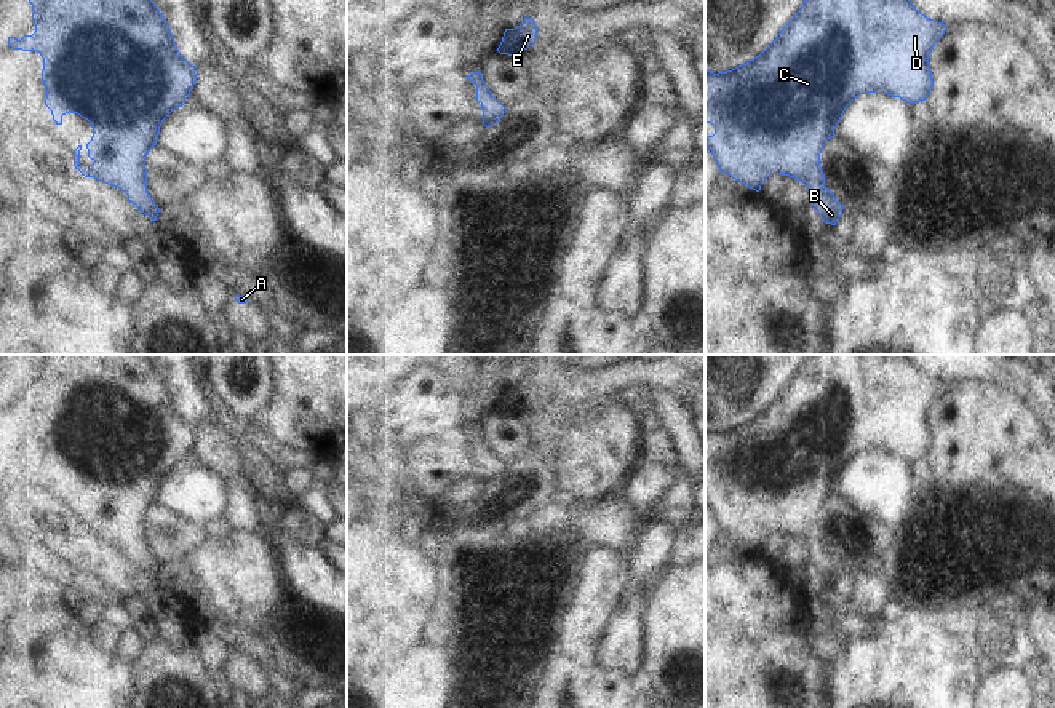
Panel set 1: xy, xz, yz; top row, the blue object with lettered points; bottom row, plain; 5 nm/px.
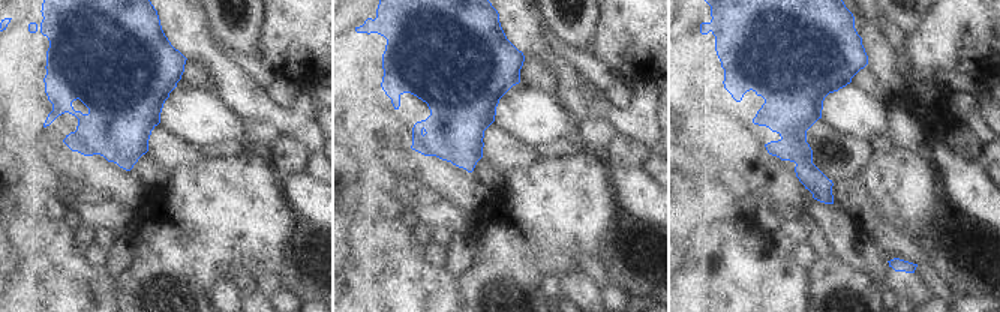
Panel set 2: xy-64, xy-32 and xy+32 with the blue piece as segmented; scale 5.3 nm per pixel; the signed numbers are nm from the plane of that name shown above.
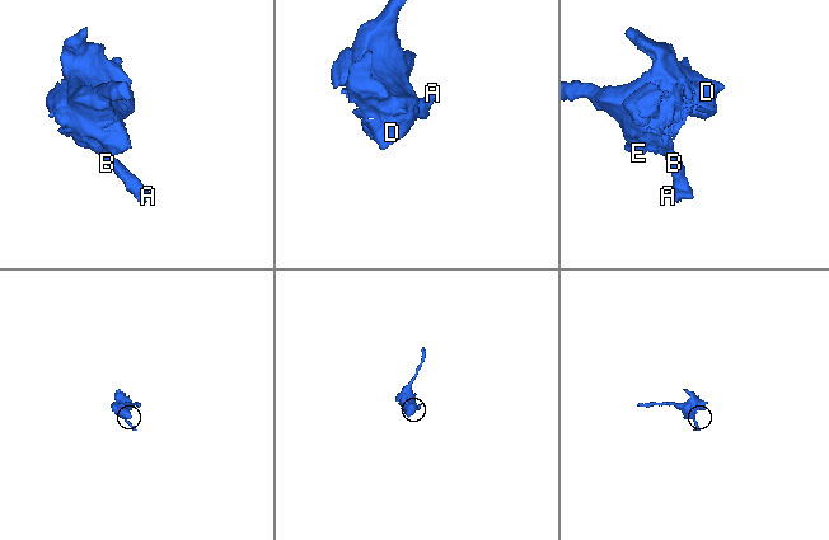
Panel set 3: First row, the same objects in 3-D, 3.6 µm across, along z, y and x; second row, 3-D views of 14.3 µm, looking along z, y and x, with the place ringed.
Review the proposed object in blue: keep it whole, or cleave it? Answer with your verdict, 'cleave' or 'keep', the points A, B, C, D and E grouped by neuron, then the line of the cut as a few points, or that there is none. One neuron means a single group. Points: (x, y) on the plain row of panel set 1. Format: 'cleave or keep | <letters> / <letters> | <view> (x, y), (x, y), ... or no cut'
keep | A B C D E | no cut

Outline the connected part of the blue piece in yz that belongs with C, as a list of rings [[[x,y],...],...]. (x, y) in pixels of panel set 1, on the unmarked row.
[[[807,355],[759,414],[727,430],[705,428],[705,481],[715,484],[707,507],[721,531],[756,550],[770,532],[801,539],[823,580],[836,583],[844,564],[825,547],[820,524],[823,503],[834,495],[846,465],[860,452],[887,452],[913,463],[926,459],[934,443],[929,412],[945,388],[946,382],[924,374],[906,355]]]

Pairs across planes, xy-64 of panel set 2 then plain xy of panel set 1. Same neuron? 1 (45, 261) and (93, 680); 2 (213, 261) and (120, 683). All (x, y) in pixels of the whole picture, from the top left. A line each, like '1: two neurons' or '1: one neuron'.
1: one neuron
2: two neurons

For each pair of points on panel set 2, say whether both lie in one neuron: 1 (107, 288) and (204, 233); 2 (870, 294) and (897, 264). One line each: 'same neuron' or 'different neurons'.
1: different neurons
2: different neurons

